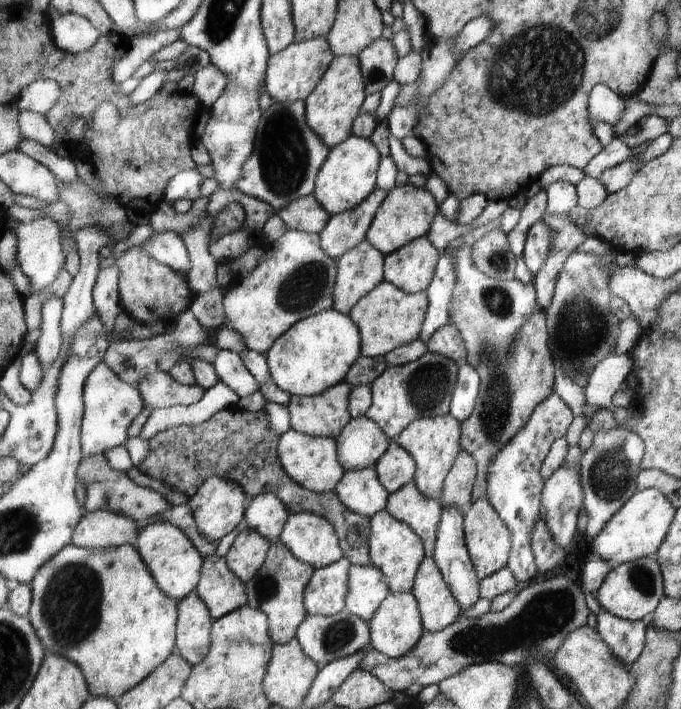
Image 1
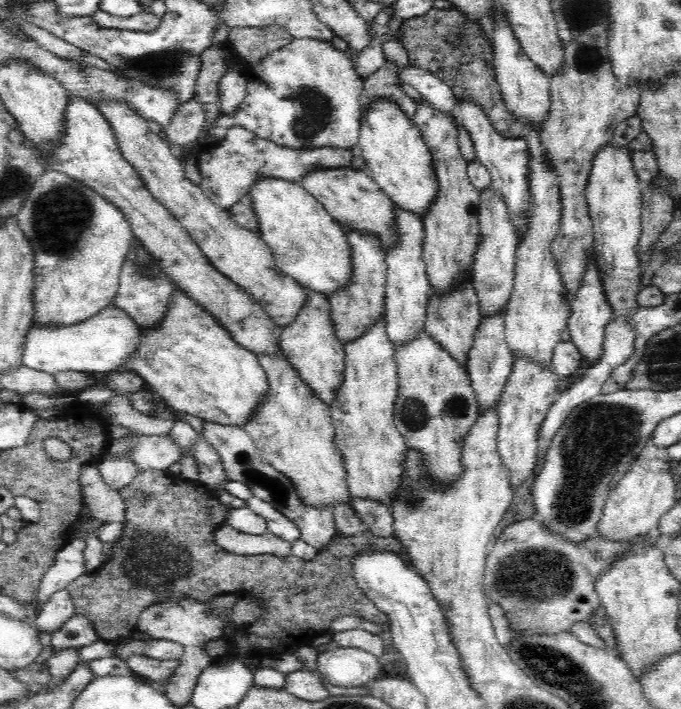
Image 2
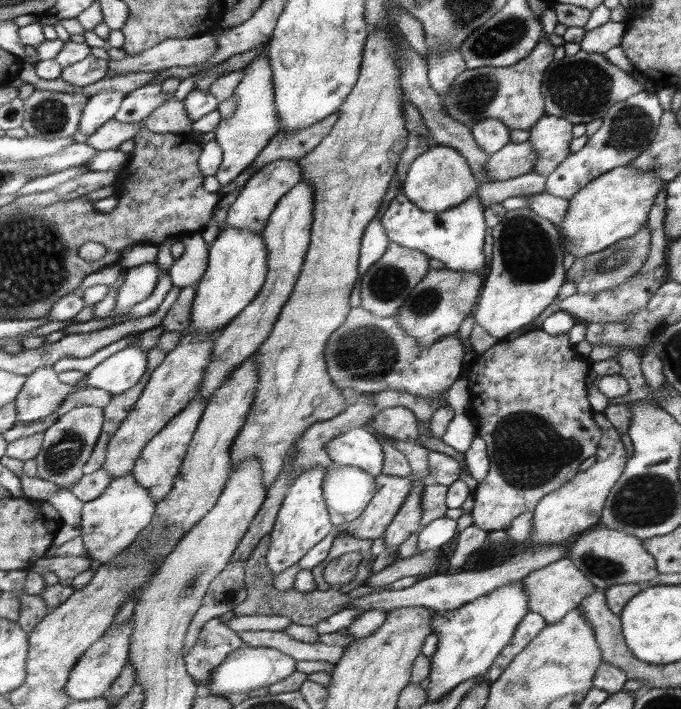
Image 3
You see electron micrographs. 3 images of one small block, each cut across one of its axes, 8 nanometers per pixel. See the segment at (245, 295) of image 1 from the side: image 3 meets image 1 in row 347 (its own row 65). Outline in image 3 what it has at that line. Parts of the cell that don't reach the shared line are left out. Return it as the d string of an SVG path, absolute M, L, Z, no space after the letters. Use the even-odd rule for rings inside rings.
M260 56L246 67L247 75L239 83L235 91L237 110L233 116L221 119L219 127L214 130L215 139L223 148L223 162L219 167L218 177L221 186L229 186L229 182L237 180L241 172L245 172L257 160L263 149L281 131L281 117L275 101L275 84L273 84L272 60L268 56Z

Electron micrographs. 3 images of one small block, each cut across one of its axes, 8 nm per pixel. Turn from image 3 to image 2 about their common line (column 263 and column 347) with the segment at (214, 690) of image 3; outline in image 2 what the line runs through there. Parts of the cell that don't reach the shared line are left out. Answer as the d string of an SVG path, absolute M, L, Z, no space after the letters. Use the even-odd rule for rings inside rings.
M333 646L321 649L317 670L334 686L364 686L383 675L378 656L360 648Z

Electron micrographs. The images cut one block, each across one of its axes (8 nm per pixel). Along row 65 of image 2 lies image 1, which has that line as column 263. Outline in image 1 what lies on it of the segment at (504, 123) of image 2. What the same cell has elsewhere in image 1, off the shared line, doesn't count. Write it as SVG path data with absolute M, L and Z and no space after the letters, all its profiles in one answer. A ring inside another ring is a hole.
M237 406L227 408L215 414L208 422L201 425L182 425L160 434L152 440L152 454L138 468L145 475L169 484L171 487L183 492L192 498L203 487L203 484L213 476L235 478L236 482L247 492L249 500L264 493L275 493L284 504L288 506L289 513L316 513L318 516L327 518L336 529L340 538L341 549L345 557L353 565L374 565L370 554L370 542L372 536L372 518L355 513L345 505L336 491L315 493L297 483L284 470L281 465L279 446L282 436L269 427L269 416L266 411L253 413L240 409Z

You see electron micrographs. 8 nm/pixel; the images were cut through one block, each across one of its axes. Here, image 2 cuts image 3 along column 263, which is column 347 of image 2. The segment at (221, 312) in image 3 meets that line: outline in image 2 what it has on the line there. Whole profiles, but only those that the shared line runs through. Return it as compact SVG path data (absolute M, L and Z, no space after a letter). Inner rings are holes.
M264 179L255 184L249 194L254 199L254 210L259 218L259 234L273 252L276 268L290 278L298 281L300 286L314 293L320 293L330 298L340 289L347 289L354 280L354 250L348 242L346 229L324 208L303 185L298 183Z

